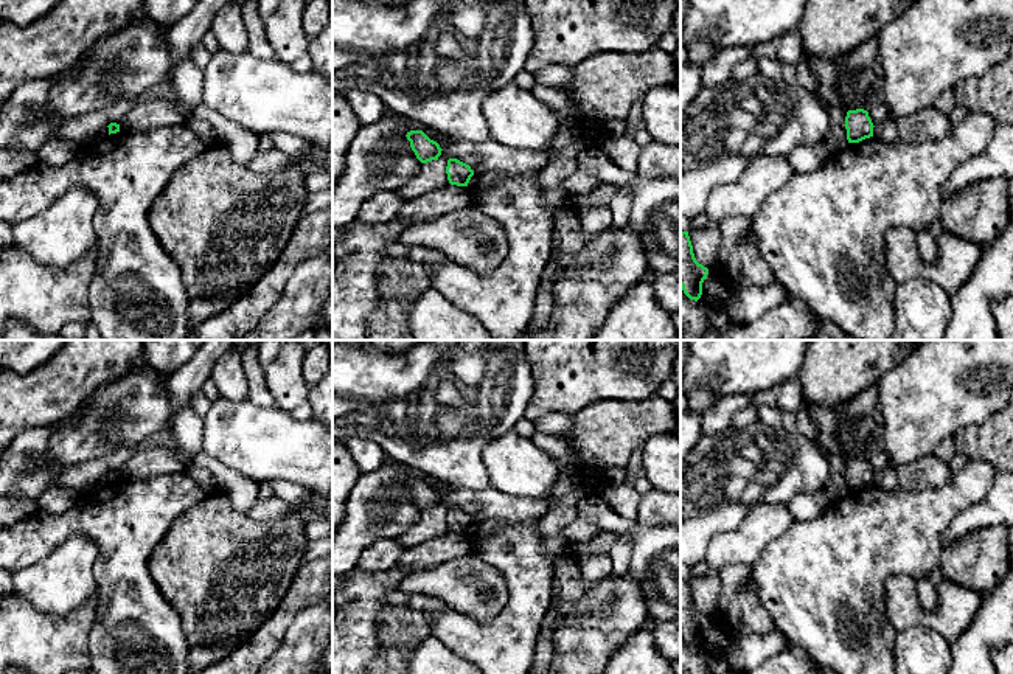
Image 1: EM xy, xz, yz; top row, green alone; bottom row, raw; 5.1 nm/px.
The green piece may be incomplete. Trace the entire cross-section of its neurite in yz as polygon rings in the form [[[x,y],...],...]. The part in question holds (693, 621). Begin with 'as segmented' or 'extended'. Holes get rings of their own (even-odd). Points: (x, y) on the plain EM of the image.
as segmented; [[[681,579],[681,635],[690,648],[701,646],[707,623],[708,617],[694,606],[688,579]]]

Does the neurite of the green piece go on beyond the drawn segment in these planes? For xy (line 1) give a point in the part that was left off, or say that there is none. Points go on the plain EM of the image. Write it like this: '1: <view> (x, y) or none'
1: none

